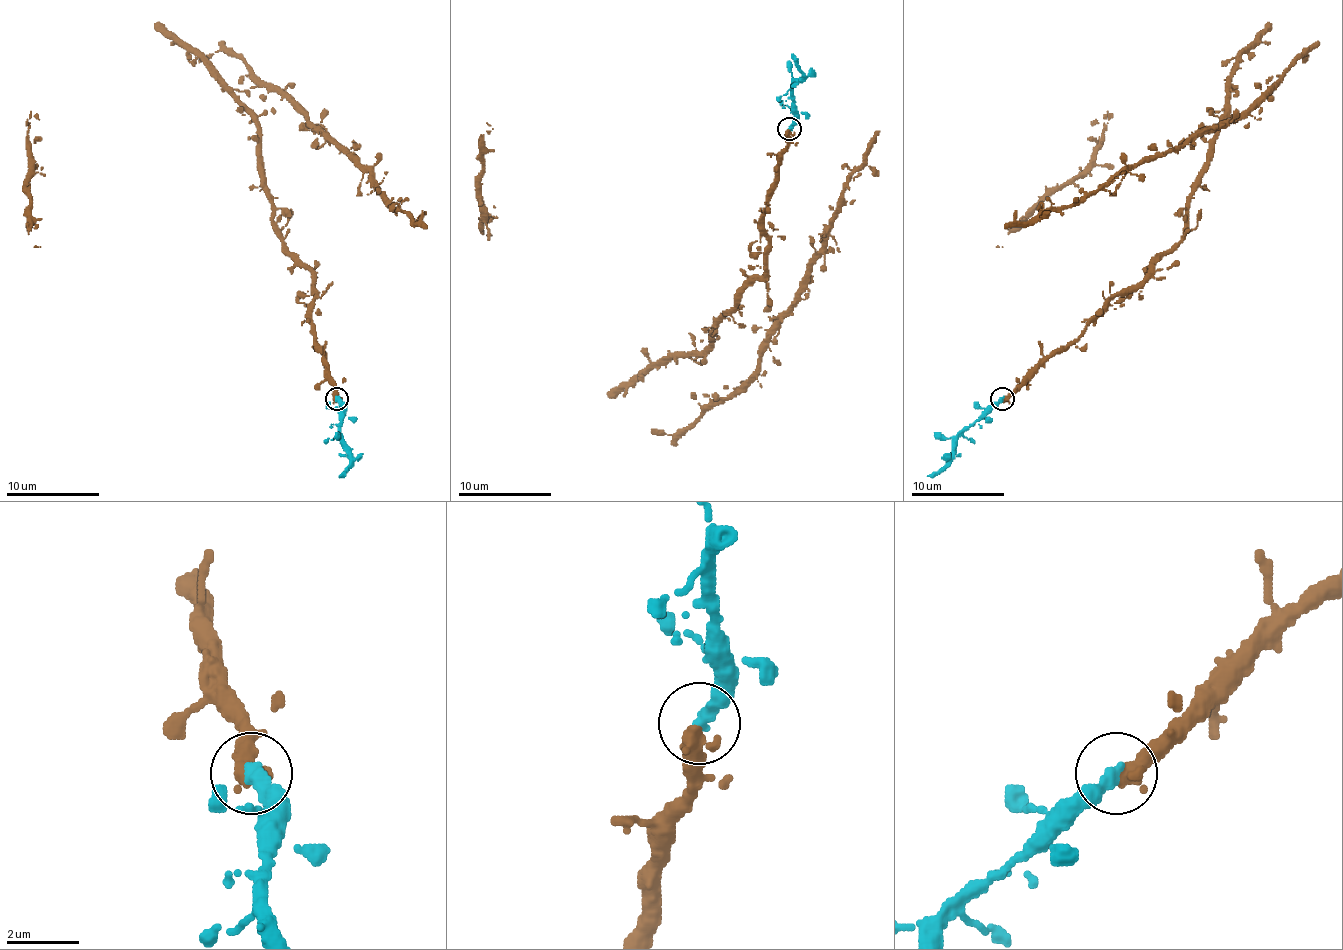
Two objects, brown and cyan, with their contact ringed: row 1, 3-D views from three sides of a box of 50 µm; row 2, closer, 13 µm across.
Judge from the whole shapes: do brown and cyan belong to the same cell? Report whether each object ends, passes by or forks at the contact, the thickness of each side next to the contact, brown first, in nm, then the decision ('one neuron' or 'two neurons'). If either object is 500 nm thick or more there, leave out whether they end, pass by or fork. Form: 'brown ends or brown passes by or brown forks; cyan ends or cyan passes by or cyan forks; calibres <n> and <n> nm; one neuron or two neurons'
brown ends; cyan ends; calibres 480 and 400 nm; one neuron

